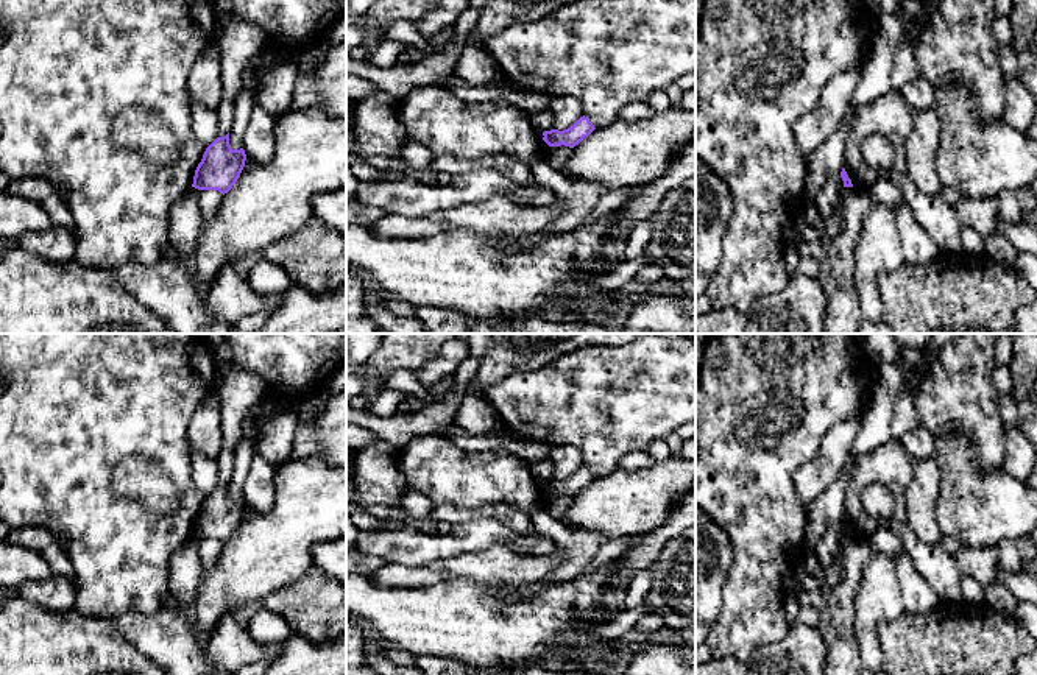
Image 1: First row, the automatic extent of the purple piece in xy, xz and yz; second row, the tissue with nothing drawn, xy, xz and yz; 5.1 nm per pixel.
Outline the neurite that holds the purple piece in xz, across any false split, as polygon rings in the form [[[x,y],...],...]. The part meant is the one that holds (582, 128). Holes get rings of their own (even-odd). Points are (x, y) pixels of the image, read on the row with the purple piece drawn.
[[[580,117],[571,128],[558,131],[550,129],[543,133],[543,140],[549,147],[569,147],[574,148],[579,145],[585,137],[588,137],[594,131],[594,125],[589,122],[588,117]]]

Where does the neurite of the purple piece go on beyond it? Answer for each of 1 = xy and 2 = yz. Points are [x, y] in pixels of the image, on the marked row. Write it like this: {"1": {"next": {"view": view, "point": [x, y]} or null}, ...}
{"1": {"next": null}, "2": {"next": null}}

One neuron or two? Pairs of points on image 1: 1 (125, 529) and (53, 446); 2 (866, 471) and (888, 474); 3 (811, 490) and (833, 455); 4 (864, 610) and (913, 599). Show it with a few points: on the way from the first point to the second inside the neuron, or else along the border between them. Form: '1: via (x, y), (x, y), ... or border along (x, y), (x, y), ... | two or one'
1: via (105, 508), (67, 466) | one
2: via (870, 471), (883, 471) | one
3: via (811, 482), (827, 463) | one
4: border along (895, 565), (906, 611) | two

